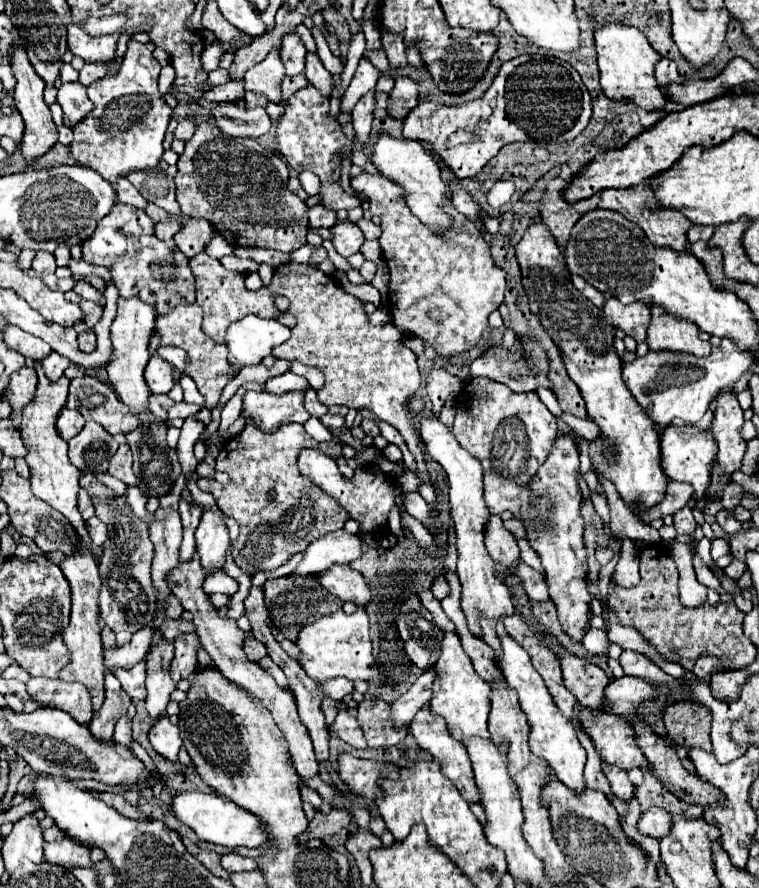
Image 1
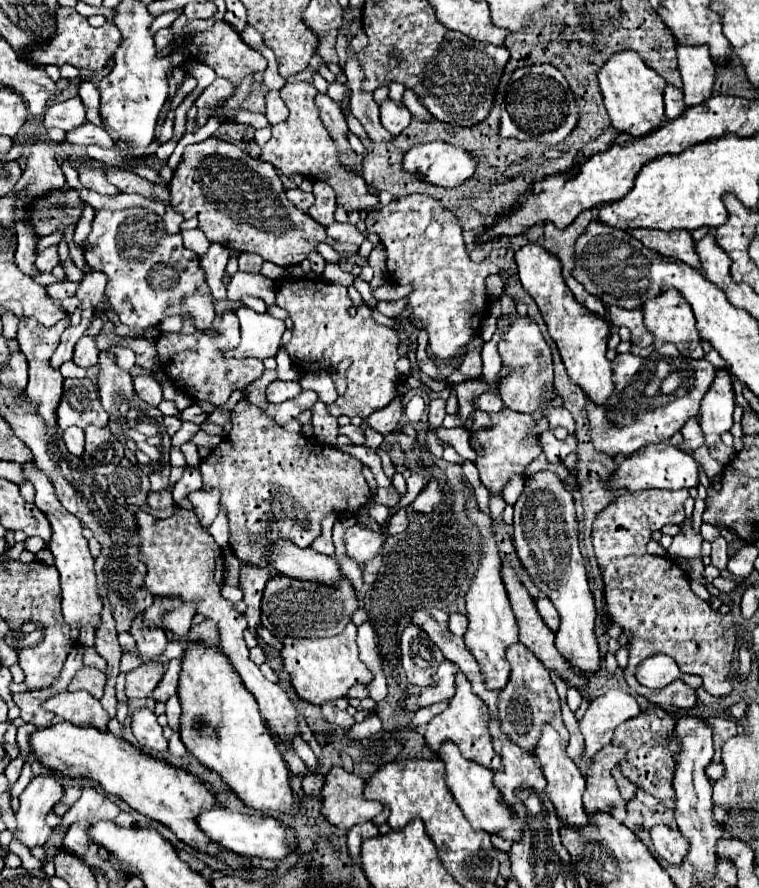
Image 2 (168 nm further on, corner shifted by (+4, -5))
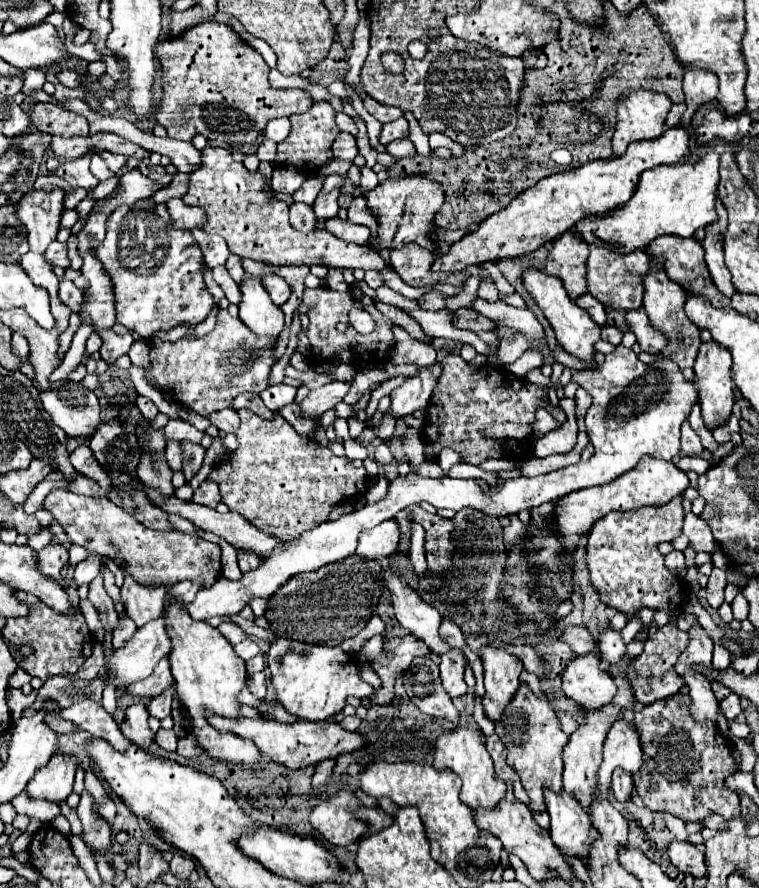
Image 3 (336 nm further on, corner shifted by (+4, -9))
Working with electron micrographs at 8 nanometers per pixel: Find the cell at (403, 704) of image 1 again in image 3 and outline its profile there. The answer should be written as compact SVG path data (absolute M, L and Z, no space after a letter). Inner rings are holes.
M451 648L449 654L441 654L441 680L443 688L449 692L451 698L463 696L467 692L467 684L463 680L463 672L467 666L467 658L461 650Z

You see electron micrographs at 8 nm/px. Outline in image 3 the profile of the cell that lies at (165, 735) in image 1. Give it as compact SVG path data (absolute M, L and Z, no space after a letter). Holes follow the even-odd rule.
M135 702L125 710L125 720L121 724L123 734L143 750L147 750L155 740L155 734L149 730L147 720L149 720L147 706L143 702Z

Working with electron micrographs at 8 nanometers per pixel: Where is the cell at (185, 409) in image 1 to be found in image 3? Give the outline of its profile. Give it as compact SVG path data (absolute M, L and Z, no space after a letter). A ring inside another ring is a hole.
M227 408L227 410L221 410L221 412L215 412L215 414L211 414L209 416L209 420L211 420L211 424L215 424L221 432L237 432L237 426L239 426L239 416L237 416L237 412L235 410L231 410L231 408Z

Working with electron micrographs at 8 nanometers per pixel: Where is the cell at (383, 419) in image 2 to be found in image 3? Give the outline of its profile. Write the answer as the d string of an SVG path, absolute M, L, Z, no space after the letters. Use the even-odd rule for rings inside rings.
M435 362L433 366L421 366L415 376L405 378L405 382L389 394L391 396L389 414L393 418L399 418L429 406L429 398L439 376L441 376L441 364Z

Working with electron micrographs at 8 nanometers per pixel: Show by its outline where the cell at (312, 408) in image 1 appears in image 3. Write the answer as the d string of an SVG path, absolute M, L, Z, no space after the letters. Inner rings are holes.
M244 393L235 398L232 404L233 410L248 408L258 416L271 420L275 416L275 412L269 410L262 402L259 395Z

